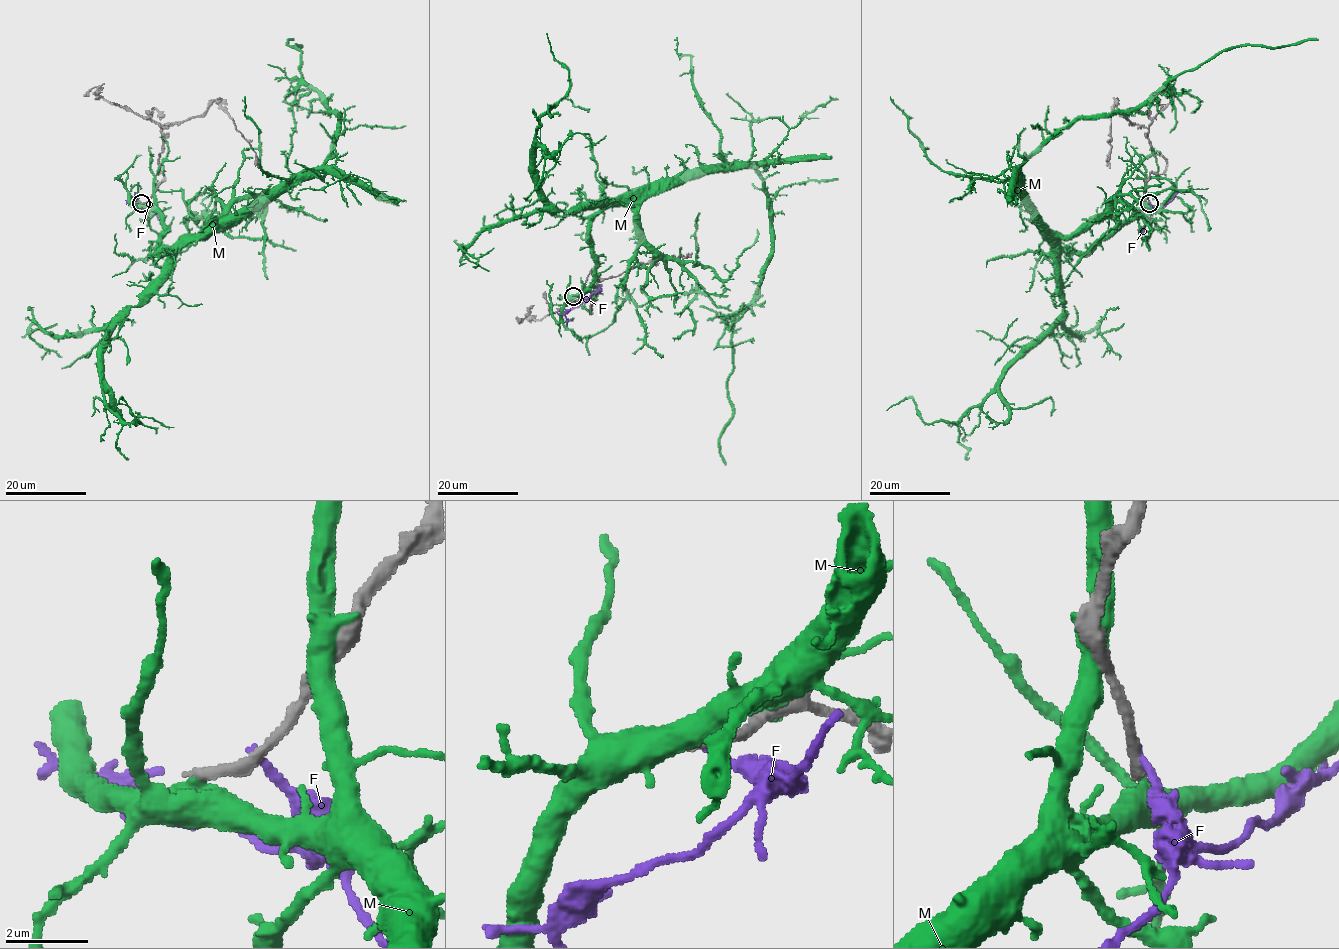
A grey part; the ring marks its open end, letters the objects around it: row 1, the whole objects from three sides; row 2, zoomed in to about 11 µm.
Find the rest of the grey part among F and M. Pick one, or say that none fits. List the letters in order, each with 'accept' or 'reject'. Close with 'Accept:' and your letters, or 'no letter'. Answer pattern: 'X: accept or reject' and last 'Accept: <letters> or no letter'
F: reject
M: reject
Accept: no letter

